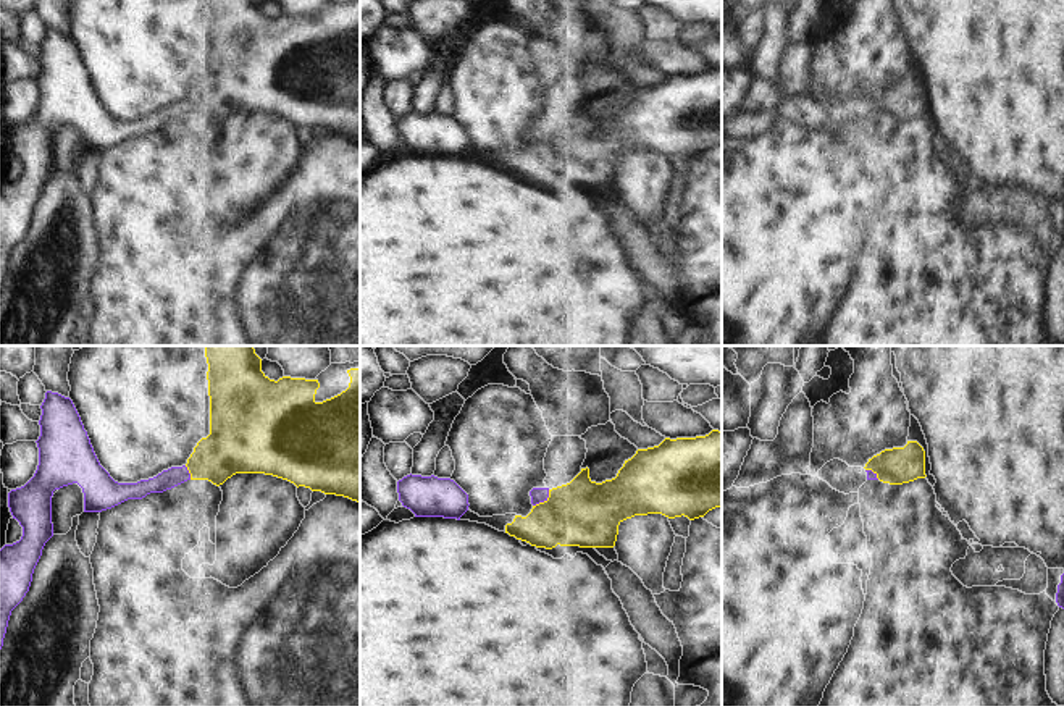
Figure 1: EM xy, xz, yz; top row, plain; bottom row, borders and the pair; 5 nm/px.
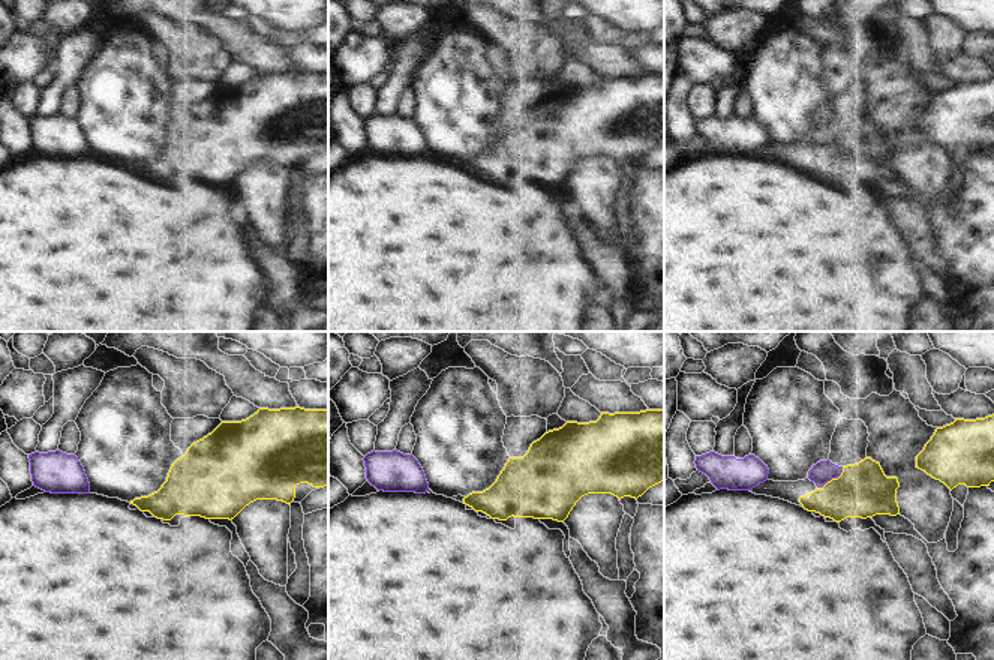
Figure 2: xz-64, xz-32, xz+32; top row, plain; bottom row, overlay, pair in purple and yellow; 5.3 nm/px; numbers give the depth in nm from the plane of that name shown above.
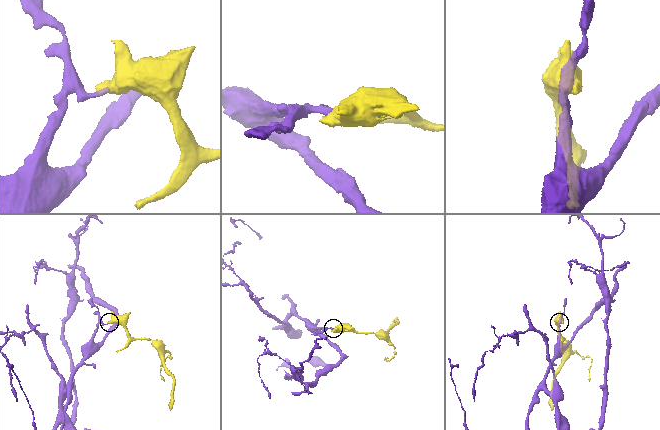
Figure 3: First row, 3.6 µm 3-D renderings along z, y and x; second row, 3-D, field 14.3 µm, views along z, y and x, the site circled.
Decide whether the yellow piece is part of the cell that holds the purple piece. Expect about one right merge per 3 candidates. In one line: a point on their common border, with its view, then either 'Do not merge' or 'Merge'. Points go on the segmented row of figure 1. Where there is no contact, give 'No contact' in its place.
Touches purple at xz (543, 501). Do not merge

